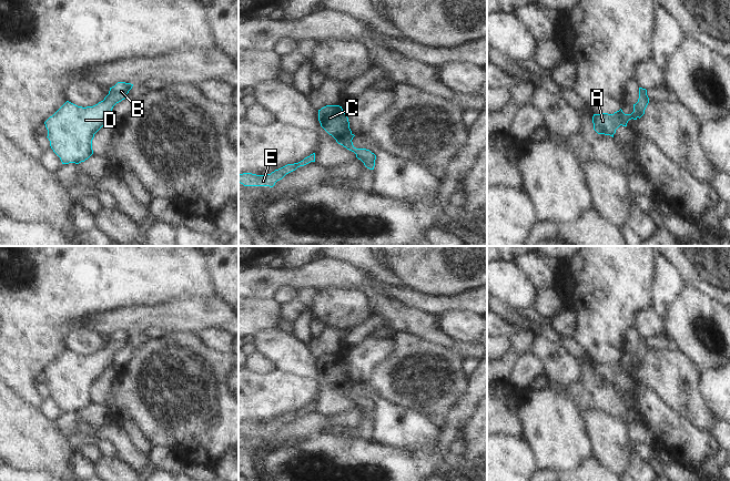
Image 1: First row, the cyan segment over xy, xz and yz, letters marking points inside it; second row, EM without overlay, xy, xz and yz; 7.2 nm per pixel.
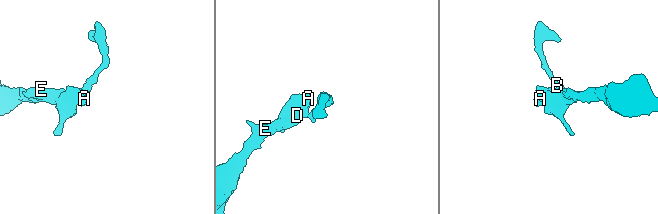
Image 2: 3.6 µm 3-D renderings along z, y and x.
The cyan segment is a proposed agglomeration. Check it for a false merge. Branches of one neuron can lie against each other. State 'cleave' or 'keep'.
keep

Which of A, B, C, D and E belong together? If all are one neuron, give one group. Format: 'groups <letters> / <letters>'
groups A B C D E

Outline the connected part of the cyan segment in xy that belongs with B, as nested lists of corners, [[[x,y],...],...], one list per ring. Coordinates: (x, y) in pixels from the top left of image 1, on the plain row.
[[[118,330],[103,349],[93,355],[78,355],[67,349],[45,370],[48,387],[62,412],[79,412],[92,402],[94,382],[112,366],[113,355],[125,347],[133,332]]]

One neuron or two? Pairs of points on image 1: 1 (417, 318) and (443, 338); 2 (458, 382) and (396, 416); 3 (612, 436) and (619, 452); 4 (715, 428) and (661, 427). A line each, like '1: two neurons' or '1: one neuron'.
1: one neuron
2: two neurons
3: one neuron
4: two neurons

